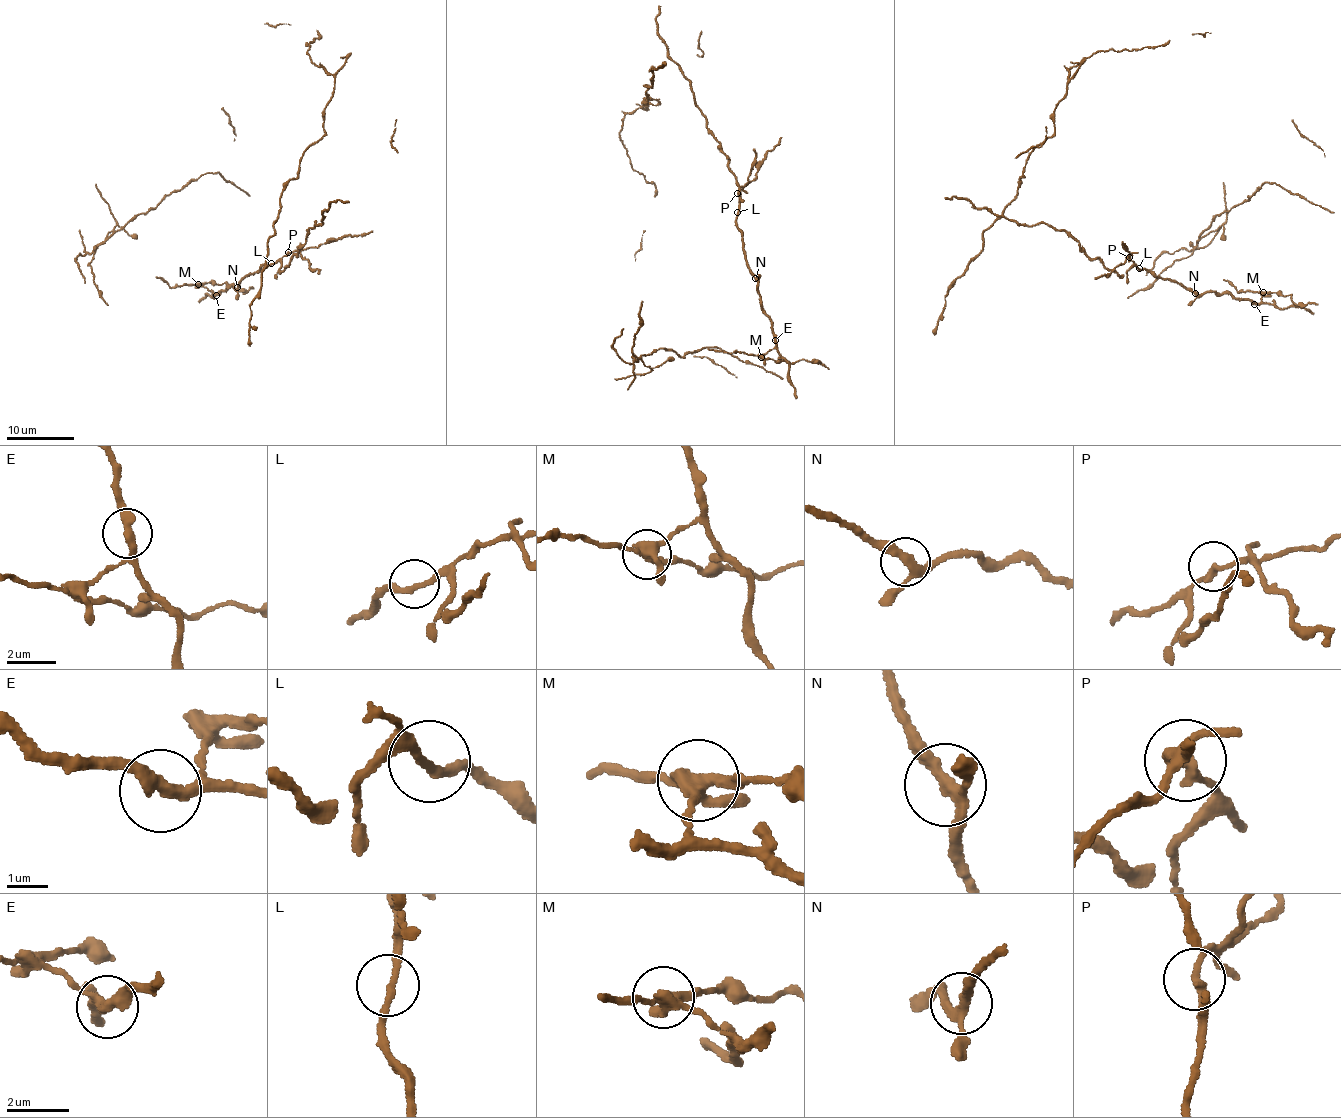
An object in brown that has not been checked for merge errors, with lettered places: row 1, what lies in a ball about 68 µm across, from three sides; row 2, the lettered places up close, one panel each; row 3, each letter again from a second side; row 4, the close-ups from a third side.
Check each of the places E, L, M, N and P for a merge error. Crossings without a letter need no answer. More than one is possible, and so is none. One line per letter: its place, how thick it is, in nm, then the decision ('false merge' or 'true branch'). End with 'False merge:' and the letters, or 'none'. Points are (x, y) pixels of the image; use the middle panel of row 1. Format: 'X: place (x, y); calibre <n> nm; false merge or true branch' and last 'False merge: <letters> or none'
E: place (775, 340); calibre 320 nm; true branch
L: place (737, 212); calibre 200 nm; true branch
M: place (761, 357); calibre 320 nm; false merge
N: place (755, 278); calibre 240 nm; true branch
P: place (737, 193); calibre 200 nm; false merge
False merge: M, P

